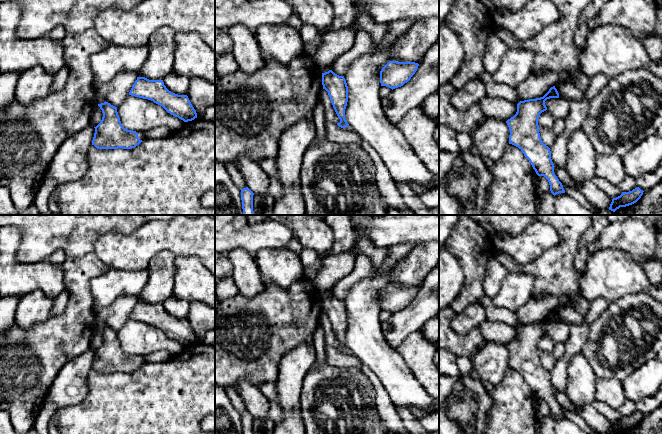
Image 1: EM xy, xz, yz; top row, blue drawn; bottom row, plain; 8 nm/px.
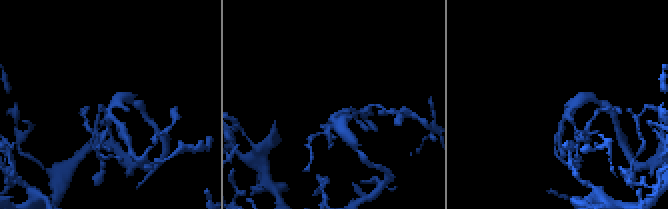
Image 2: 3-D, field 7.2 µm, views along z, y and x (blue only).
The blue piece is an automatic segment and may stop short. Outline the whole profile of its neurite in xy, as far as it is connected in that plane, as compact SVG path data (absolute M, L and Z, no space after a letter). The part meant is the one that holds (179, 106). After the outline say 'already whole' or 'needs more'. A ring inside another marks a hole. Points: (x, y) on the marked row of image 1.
M137 77L129 95L151 100L184 122L197 118L196 110L188 96L172 93L166 88L163 80L149 80L145 77Z | already whole

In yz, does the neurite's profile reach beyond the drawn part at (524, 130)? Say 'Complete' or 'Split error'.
Complete

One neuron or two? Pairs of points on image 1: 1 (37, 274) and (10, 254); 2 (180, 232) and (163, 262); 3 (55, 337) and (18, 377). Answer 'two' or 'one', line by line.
1: one
2: two
3: one

